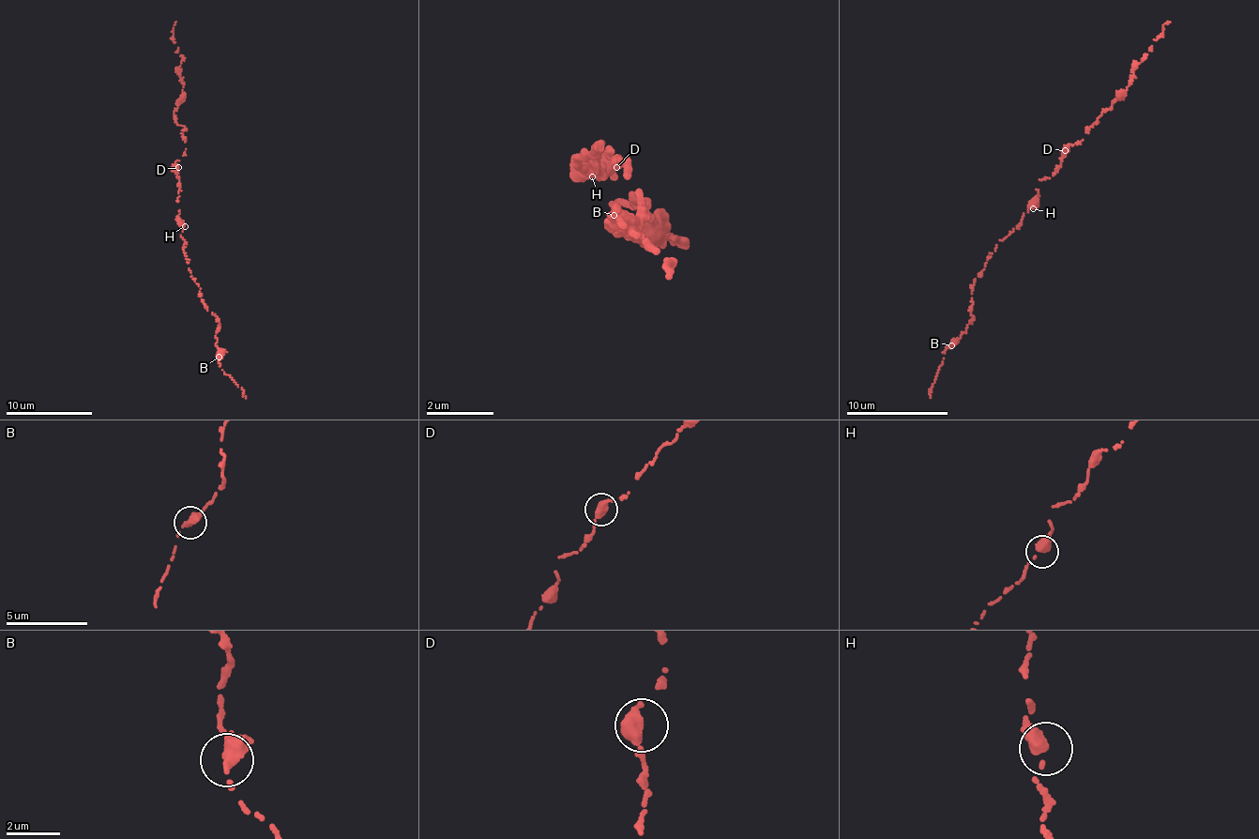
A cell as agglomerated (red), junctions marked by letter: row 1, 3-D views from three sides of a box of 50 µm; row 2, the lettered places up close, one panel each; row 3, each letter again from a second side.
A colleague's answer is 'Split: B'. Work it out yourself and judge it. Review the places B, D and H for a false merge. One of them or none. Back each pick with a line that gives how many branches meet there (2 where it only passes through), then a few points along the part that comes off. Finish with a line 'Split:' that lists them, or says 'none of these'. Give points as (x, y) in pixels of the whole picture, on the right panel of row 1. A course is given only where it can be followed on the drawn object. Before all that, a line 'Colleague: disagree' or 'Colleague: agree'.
Colleague: disagree
Split: none of these

